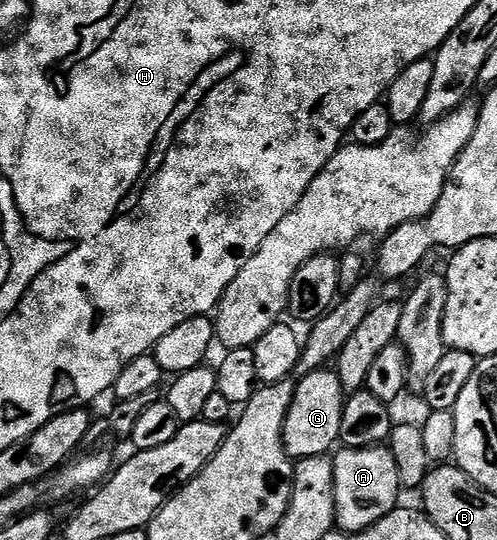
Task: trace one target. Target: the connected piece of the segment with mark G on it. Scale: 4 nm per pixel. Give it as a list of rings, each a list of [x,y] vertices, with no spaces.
[[[323,367],[301,378],[294,386],[292,407],[288,407],[282,432],[287,455],[291,459],[301,459],[329,454],[340,441],[343,404],[342,380],[333,368]]]

